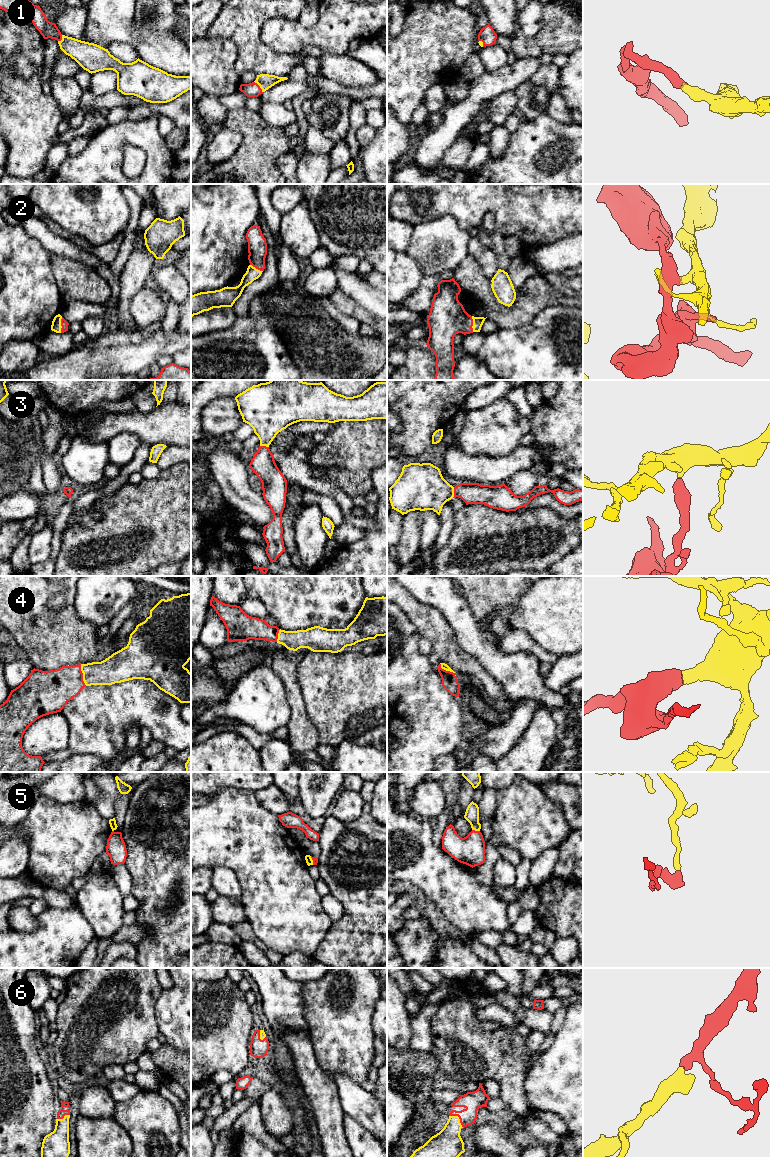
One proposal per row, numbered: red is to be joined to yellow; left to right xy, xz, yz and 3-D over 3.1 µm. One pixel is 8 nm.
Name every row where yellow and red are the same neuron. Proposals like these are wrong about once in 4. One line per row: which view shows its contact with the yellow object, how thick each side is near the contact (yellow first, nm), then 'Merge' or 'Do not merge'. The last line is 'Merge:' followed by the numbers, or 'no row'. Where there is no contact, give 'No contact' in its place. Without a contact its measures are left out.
1: Touches yellow in xz. Thickness 120 nm (yellow) against 110 nm. Merge
2: Touches yellow in xy. Thickness 80 nm (yellow) against 60 nm. Merge
3: Touches yellow in yz. Thickness 360 nm (yellow) against 180 nm. Merge
4: Touches yellow in xy. Thickness 220 nm (yellow) against 300 nm. Merge
5: Touches yellow in yz. Thickness 110 nm (yellow) against 240 nm. Do not merge
6: Touches yellow in yz. Thickness 220 nm (yellow) against 160 nm. Merge
Merge: 1, 2, 3, 4, 6

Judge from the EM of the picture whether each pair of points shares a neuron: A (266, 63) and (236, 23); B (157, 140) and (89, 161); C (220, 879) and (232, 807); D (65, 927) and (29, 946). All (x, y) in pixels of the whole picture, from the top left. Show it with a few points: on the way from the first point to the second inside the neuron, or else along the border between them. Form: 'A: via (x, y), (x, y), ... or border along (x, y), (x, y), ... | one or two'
A: via (256, 53), (250, 47), (245, 33) | one
B: via (140, 138), (116, 138), (106, 148) | one
C: border along (212, 866), (228, 867), (235, 874), (238, 883) | two
D: via (56, 936), (46, 946), (38, 946) | one

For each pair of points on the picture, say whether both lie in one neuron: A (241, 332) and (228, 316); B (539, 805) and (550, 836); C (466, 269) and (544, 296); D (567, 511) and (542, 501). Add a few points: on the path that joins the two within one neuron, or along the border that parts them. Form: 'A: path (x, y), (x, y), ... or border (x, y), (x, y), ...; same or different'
A: border (237, 316), (229, 327), (211, 331); different
B: path (539, 813), (539, 822), (545, 828); same
C: path (481, 291), (503, 315), (522, 315); same
D: path (561, 509), (548, 501); same

